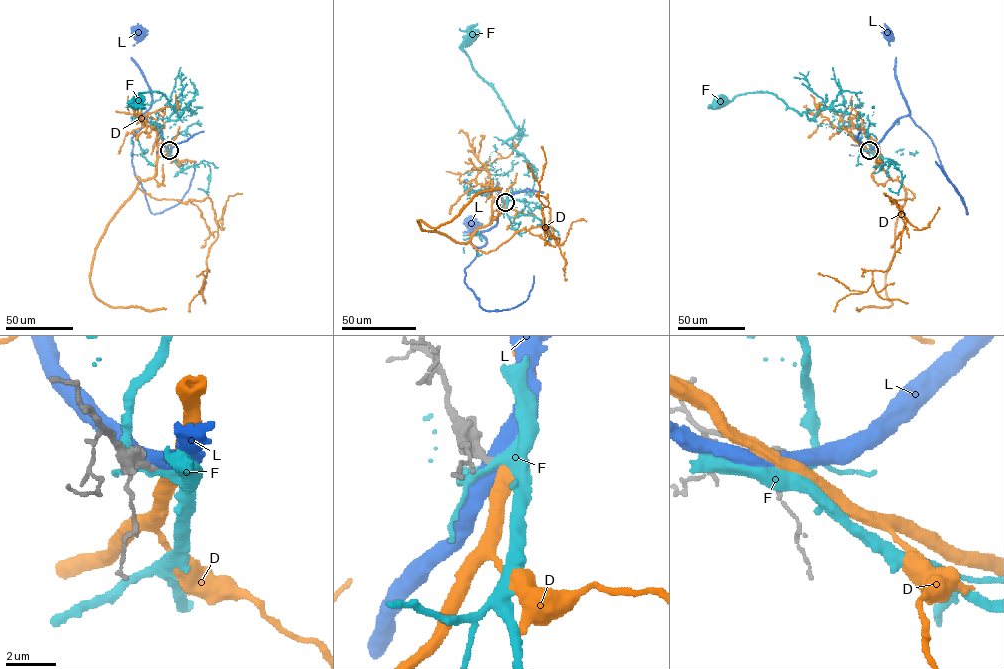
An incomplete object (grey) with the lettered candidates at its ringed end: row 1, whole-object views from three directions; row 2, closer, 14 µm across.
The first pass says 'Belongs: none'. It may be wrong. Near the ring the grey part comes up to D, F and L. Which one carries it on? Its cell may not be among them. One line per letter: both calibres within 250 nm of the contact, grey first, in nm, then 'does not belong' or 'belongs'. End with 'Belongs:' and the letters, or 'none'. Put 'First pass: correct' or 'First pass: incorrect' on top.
First pass: correct
D: 240 nm thick on the grey side, 500 nm on the other; does not belong
F: 320 nm thick on the grey side, 320 nm on the other; does not belong
L: 360 nm thick on the grey side, 600 nm on the other; does not belong
Belongs: none

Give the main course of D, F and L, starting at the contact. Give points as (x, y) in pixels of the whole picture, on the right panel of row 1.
D: (869, 150), (915, 197), (890, 198), (906, 220), (901, 247), (888, 269), (872, 272), (867, 291), (818, 273)
F: (869, 150), (834, 120), (810, 121), (769, 93), (716, 102)
L: (869, 150), (900, 117), (908, 115), (932, 141), (946, 178), (962, 198), (967, 213), (959, 193), (935, 161)

